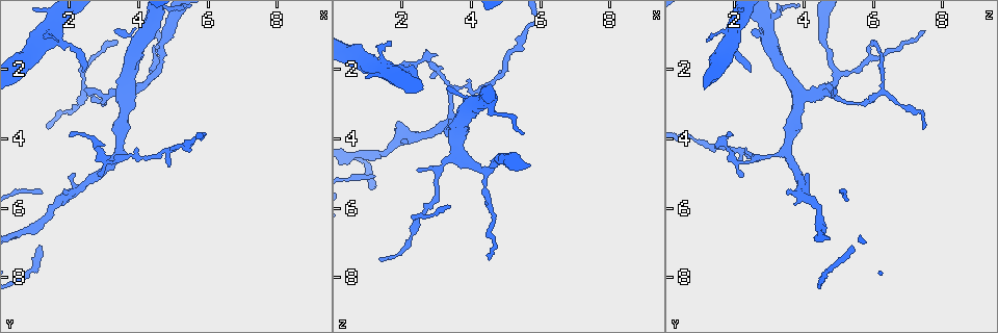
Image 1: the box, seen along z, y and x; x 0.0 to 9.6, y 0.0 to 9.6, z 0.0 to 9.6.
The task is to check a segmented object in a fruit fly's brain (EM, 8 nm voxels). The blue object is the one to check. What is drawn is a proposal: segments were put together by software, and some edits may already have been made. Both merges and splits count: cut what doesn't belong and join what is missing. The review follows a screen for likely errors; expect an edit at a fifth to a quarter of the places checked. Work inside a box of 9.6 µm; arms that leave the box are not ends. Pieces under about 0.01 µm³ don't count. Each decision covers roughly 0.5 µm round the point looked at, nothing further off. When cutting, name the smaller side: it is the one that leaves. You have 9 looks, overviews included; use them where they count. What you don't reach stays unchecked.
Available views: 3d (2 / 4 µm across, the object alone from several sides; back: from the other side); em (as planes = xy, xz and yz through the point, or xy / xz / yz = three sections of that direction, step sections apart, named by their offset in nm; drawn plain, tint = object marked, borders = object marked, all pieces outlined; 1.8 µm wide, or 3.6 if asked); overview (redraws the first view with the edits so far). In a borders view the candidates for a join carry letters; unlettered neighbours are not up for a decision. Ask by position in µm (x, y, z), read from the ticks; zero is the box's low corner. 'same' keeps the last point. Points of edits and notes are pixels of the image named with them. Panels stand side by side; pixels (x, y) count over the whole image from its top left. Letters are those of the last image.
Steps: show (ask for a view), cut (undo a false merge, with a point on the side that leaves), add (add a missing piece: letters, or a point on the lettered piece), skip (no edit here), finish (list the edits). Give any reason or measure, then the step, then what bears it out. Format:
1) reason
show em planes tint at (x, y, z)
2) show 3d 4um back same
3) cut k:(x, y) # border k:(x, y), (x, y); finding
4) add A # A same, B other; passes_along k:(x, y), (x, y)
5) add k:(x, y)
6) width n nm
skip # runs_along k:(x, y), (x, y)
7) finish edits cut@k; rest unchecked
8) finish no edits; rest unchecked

thin neck
show em xz step 8 tint at (4.45, 2.20, 5.00)

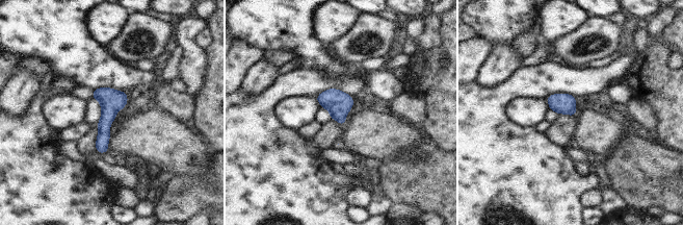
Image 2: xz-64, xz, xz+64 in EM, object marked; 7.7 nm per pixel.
show em xz step 8 borders same

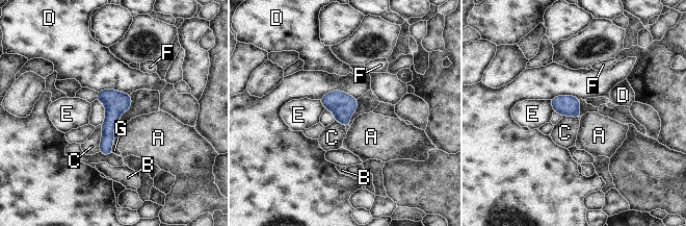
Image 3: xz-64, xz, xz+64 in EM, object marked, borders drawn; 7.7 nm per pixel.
width 160 nm; longest_contact D 260 nm
skip # A other, B other, C other, D other, E other, F other, G other; continuous, no second neuron

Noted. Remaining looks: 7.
branch stops here
show em planes plain at (3.30, 0.95, 2.55)

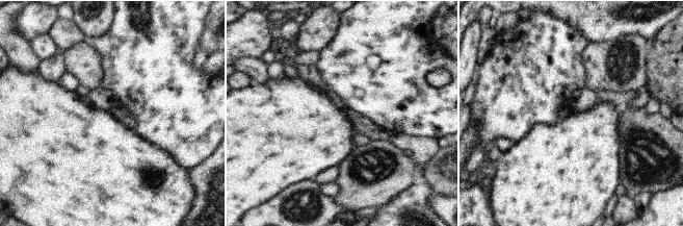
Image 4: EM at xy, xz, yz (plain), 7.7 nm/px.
what lies round it
show em planes borders same

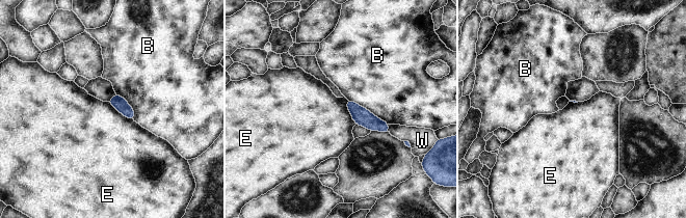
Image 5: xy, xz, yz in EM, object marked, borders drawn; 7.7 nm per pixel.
longest_contact B 380 nm
skip # B other, E other, W other; border 5:(107, 102), (133, 120); none of them fits

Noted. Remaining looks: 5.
three-way junction
show em yz step 8 tint at (2.55, 2.65, 6.20)

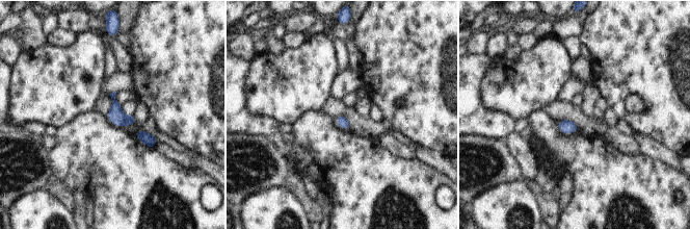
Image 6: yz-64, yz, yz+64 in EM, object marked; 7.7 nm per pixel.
show em xz step 16 tint same

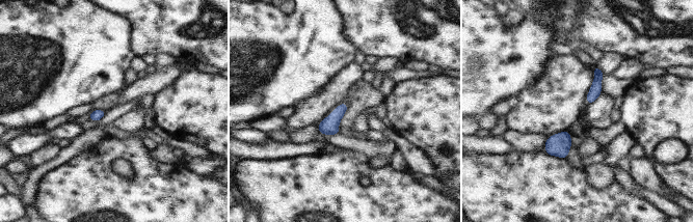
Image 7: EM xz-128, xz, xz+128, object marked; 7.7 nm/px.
show em xz step 16 borders same

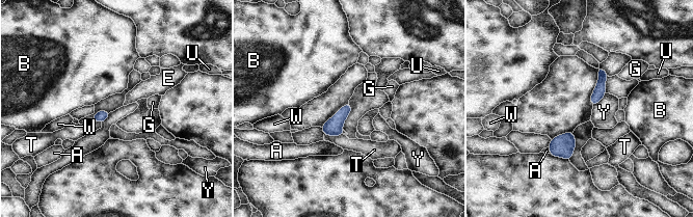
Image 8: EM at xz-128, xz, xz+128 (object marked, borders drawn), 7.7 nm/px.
longest_contact T 150 nm
skip # A other, B other, E other, G other, T other, U other, W other, Y other; all the same neuron

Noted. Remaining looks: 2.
thin neck
show em planes borders at (3.45, 4.45, 3.45)

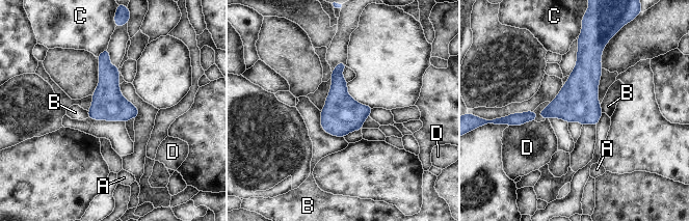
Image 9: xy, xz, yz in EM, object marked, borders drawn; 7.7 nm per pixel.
skip # A other, B other, C other, D other; border 9:(320, 111), (320, 126), (343, 137); continuous, no second neuron

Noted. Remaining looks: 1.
finish no edits; rest unchecked

